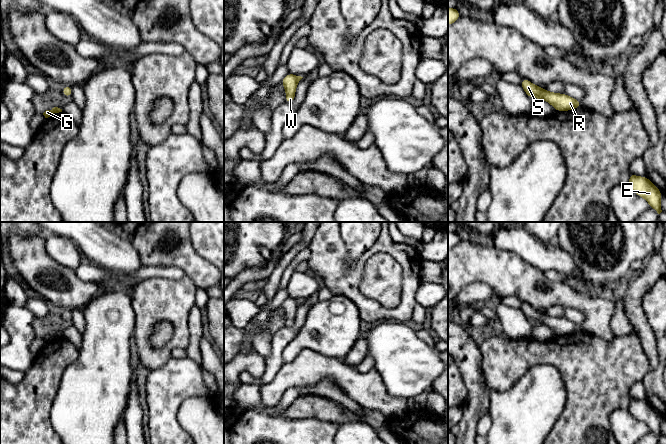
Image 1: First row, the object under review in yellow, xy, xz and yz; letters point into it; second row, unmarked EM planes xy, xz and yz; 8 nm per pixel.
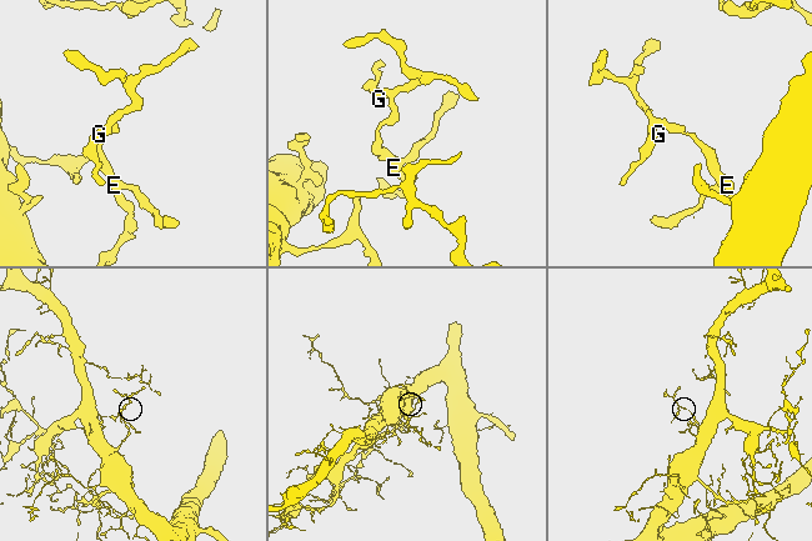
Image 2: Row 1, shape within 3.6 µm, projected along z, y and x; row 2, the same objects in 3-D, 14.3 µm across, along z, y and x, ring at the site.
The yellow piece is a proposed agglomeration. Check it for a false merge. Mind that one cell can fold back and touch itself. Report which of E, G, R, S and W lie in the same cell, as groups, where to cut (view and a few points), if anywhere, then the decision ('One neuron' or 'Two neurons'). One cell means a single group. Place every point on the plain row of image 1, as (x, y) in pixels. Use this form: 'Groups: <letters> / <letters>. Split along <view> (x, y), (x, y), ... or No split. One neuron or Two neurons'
Groups: E G R S W. No split. One neuron

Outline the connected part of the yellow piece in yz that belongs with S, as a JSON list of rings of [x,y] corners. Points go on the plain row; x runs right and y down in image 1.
[[[522,301],[521,310],[525,317],[531,322],[539,322],[551,328],[556,335],[569,335],[579,331],[582,328],[579,324],[574,323],[565,317],[558,318],[546,315],[543,311],[538,311],[531,307],[528,303]]]

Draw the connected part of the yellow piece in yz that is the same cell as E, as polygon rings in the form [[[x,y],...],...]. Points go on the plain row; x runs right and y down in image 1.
[[[630,396],[628,410],[635,418],[644,422],[658,438],[662,436],[662,416],[646,400],[636,400]]]

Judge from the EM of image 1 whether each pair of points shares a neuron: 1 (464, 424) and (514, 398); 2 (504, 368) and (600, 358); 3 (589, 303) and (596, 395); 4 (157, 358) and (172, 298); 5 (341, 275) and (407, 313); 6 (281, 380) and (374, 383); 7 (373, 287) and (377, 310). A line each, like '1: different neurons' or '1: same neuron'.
1: different neurons
2: same neuron
3: different neurons
4: same neuron
5: same neuron
6: same neuron
7: different neurons

